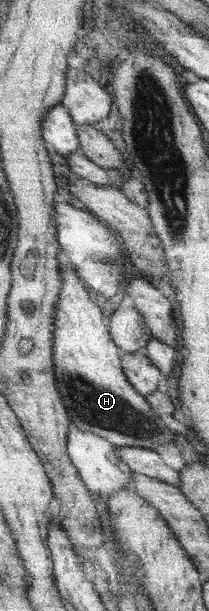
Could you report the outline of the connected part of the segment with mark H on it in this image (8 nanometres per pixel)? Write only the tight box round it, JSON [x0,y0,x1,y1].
[54,263,174,449]

